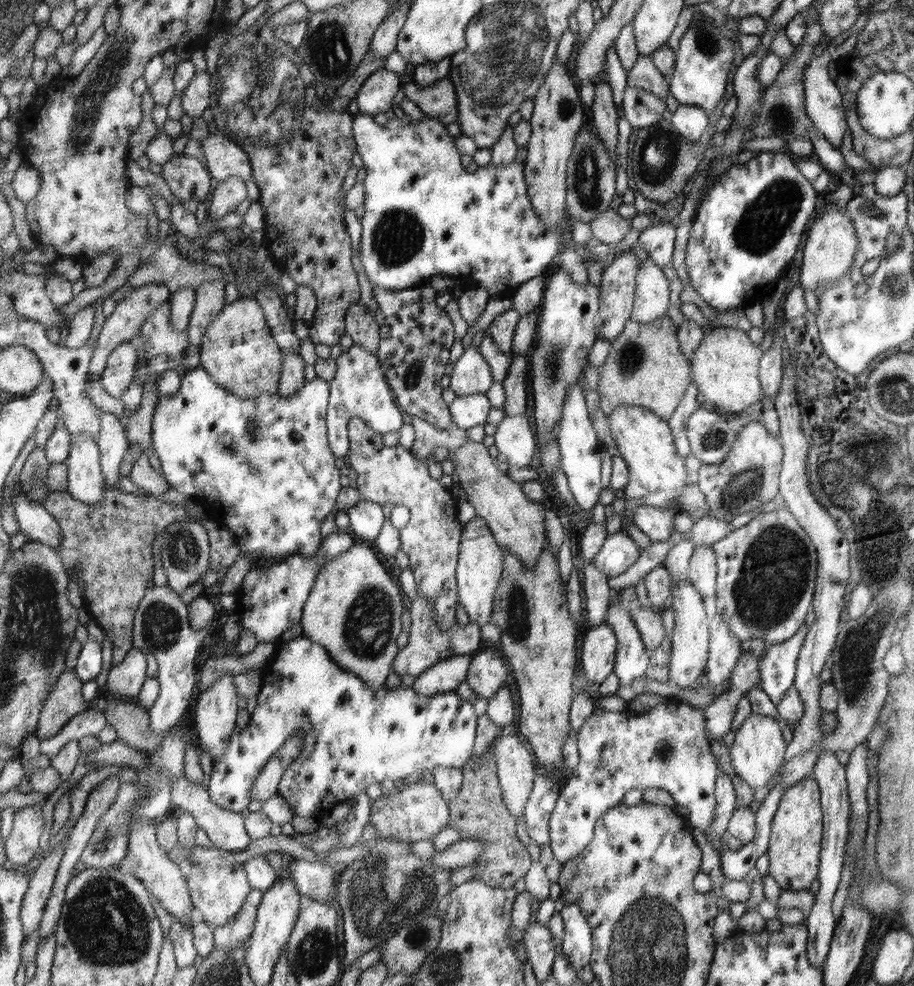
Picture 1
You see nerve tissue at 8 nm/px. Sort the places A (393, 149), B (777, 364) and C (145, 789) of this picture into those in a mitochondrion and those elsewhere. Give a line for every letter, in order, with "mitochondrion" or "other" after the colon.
A: other
B: other
C: mitochondrion

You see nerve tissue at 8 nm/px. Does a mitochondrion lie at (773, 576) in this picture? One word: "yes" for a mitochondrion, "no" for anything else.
yes

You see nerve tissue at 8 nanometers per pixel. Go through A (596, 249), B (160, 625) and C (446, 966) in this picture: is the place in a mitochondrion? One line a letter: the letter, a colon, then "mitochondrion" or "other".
A: other
B: mitochondrion
C: mitochondrion

